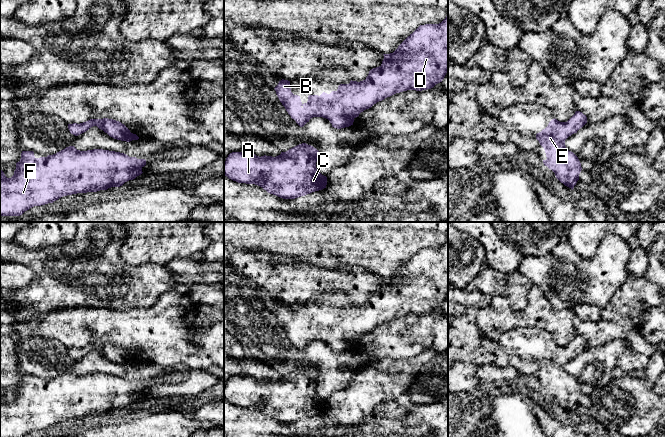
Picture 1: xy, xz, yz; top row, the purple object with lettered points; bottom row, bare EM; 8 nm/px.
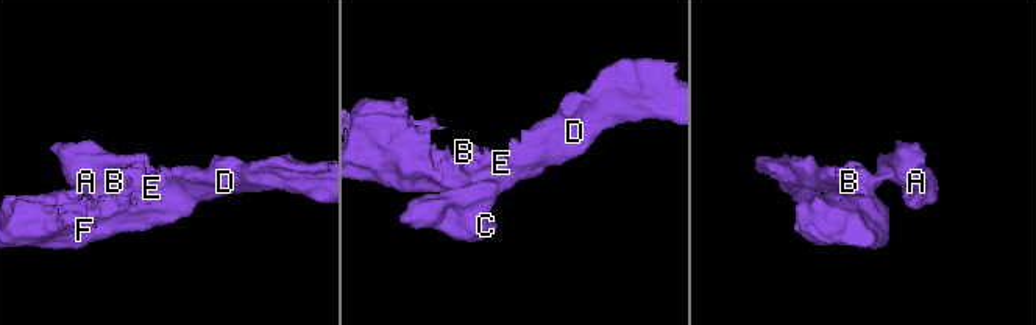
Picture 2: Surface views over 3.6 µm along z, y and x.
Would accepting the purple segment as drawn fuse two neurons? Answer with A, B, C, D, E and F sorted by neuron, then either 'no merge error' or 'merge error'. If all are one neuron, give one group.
A B C D E F; no merge error

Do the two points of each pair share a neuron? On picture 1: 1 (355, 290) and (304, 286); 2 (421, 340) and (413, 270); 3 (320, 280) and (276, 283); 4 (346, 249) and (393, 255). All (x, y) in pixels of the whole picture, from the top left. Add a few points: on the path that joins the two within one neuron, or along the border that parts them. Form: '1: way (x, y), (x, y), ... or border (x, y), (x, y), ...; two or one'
1: way (342, 281), (317, 281); one
2: border (437, 307), (430, 312), (403, 314), (395, 318); two
3: way (309, 281), (305, 283), (287, 283); one
4: way (358, 250), (381, 250); one

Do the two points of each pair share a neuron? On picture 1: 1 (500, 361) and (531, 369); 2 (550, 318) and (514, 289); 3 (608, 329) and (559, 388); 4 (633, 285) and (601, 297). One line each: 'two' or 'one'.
1: one
2: two
3: two
4: two

